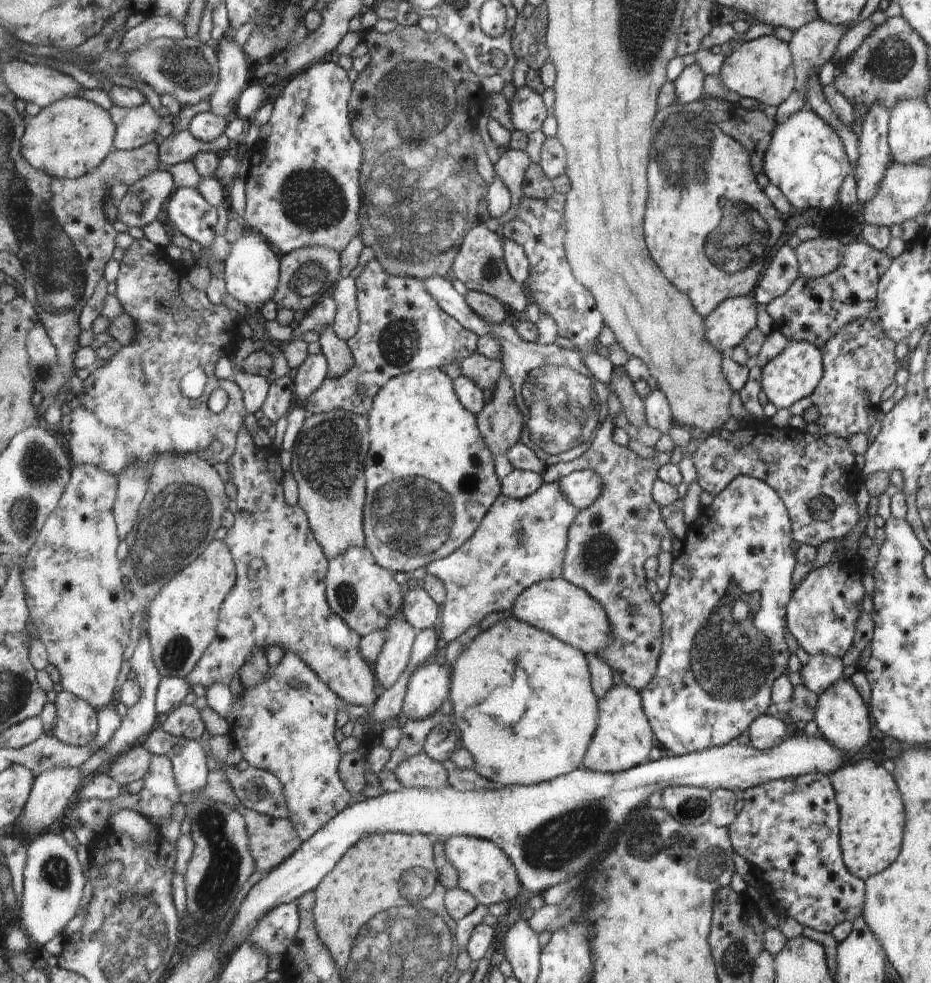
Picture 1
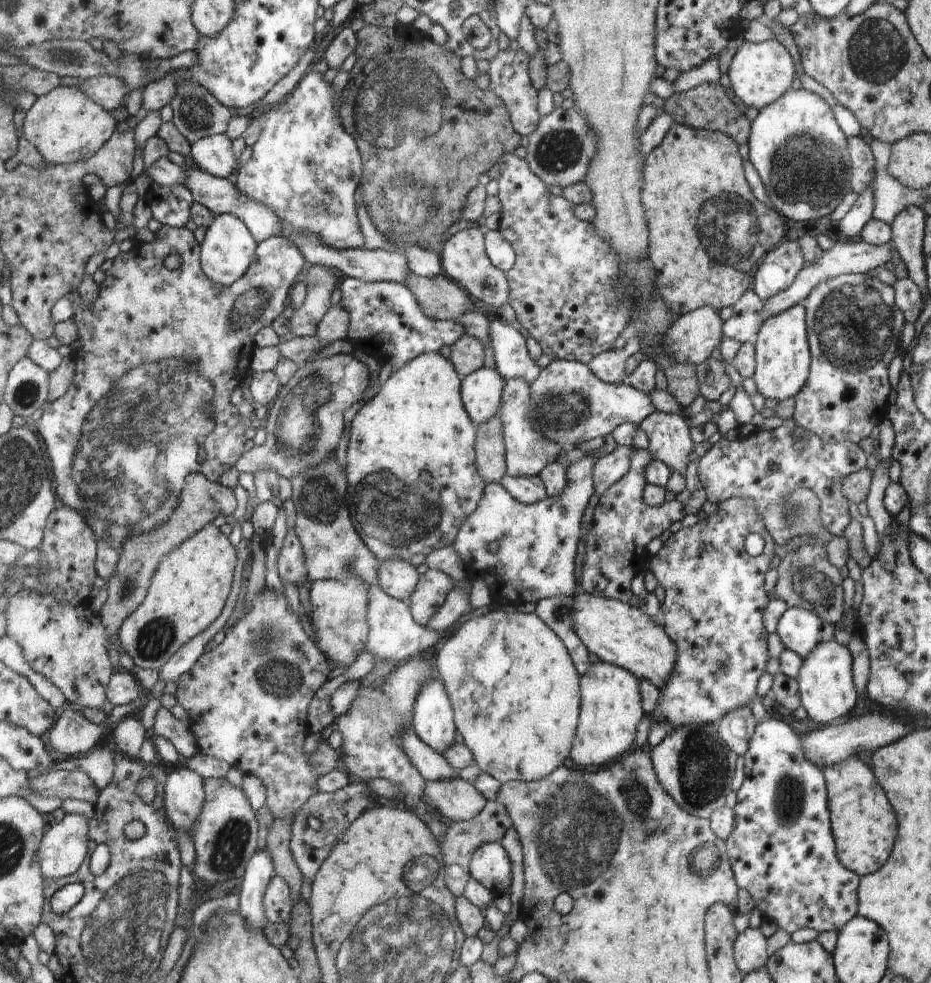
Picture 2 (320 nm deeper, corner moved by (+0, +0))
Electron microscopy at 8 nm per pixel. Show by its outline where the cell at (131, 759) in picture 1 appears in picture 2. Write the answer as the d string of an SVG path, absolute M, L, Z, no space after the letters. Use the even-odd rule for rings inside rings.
M80 769L75 771L54 770L30 779L31 788L44 797L94 801L96 788L93 778Z

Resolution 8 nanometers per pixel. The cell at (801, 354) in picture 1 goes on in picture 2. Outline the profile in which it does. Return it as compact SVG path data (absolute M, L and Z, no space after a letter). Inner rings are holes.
M802 303L795 304L787 311L767 318L757 332L755 343L755 371L752 376L757 392L764 398L783 401L792 399L806 384L811 354L808 344L805 308Z

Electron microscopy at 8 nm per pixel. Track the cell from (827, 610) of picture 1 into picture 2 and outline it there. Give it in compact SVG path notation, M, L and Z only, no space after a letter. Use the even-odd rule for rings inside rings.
M788 607L779 619L776 634L785 649L804 658L818 643L834 639L834 627L809 610Z

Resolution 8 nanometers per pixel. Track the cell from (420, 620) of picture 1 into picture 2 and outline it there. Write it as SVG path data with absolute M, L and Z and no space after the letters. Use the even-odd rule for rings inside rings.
M386 559L379 563L380 588L390 597L408 602L419 582L419 574L410 562L402 559Z

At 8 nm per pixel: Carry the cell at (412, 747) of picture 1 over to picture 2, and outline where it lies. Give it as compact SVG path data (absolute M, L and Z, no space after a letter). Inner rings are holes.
M367 782L348 783L335 793L323 793L318 790L300 810L294 814L291 825L291 852L296 864L302 870L303 878L308 882L315 879L315 874L322 868L328 856L338 846L338 842L350 830L350 826L364 812L364 805L370 793Z

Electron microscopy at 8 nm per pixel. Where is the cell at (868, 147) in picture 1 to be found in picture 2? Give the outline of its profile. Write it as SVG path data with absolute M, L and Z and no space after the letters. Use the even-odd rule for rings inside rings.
M873 178L871 179L871 186L863 190L857 195L856 202L852 208L845 214L845 217L839 222L839 232L841 239L848 240L858 236L866 223L873 218Z

